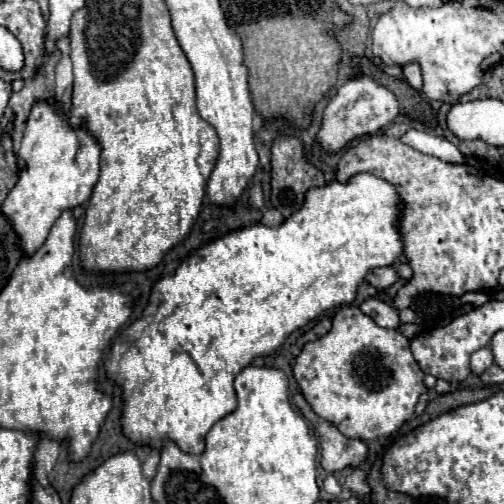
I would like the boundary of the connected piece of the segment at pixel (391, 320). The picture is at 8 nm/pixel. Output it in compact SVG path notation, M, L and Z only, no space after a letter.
M366 298L362 304L360 304L360 310L368 316L372 316L376 320L376 324L384 326L384 328L398 328L400 326L400 318L398 318L398 312L386 304L384 300L378 300L378 298Z

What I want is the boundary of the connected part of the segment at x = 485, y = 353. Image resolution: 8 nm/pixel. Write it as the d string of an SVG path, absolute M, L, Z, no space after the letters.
M486 346L486 348L480 348L478 352L474 352L472 354L472 358L470 358L470 366L472 366L472 374L476 374L476 376L480 376L486 368L490 368L494 364L494 358L492 358L492 352L490 352L490 348Z

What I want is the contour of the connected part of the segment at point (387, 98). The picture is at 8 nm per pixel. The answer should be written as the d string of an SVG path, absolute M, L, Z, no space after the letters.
M370 76L354 78L348 80L344 86L338 88L336 96L328 102L324 116L322 116L322 126L316 134L316 142L328 152L336 154L340 152L348 142L366 136L366 134L376 134L378 130L390 126L394 122L394 116L398 116L398 104L392 92L388 92L384 86L376 84Z

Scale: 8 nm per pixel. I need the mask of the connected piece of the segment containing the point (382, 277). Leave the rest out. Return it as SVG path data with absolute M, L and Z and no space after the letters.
M384 266L384 268L372 268L366 276L366 282L372 284L378 290L384 290L388 286L392 286L398 280L398 274L392 266Z

